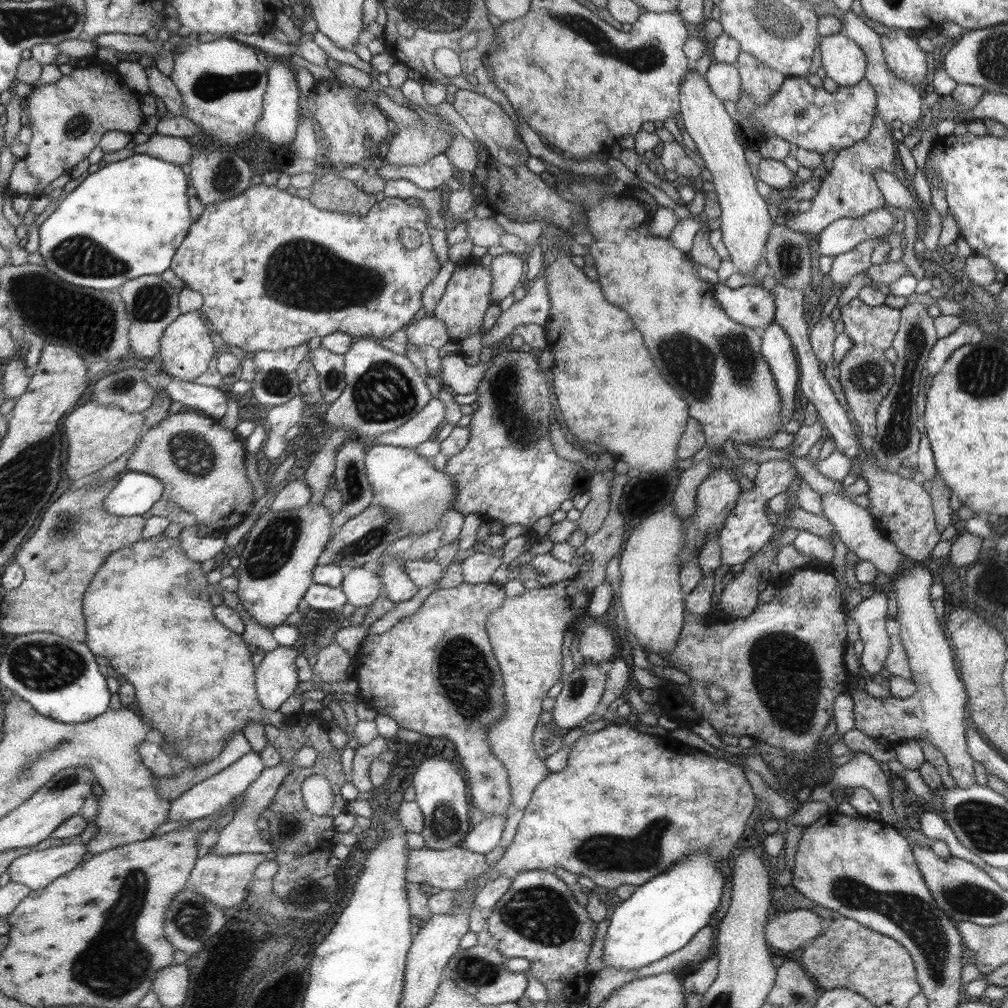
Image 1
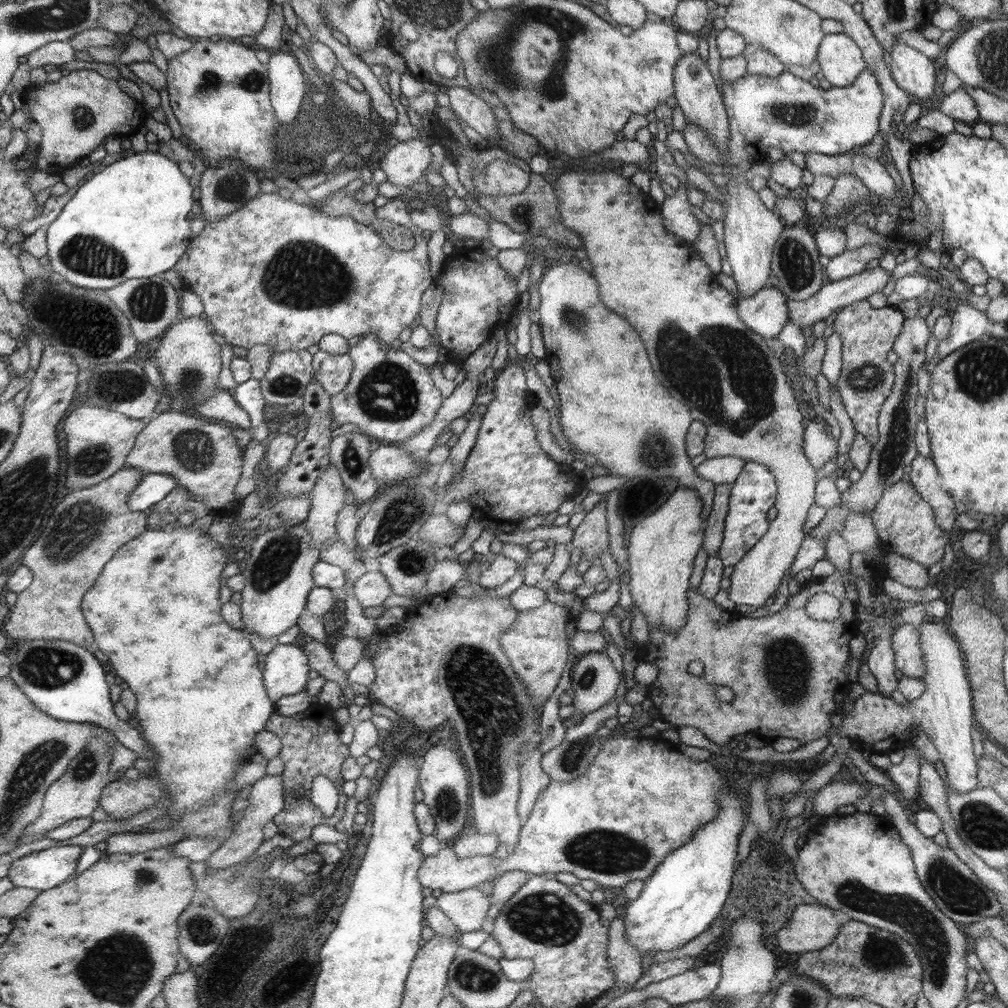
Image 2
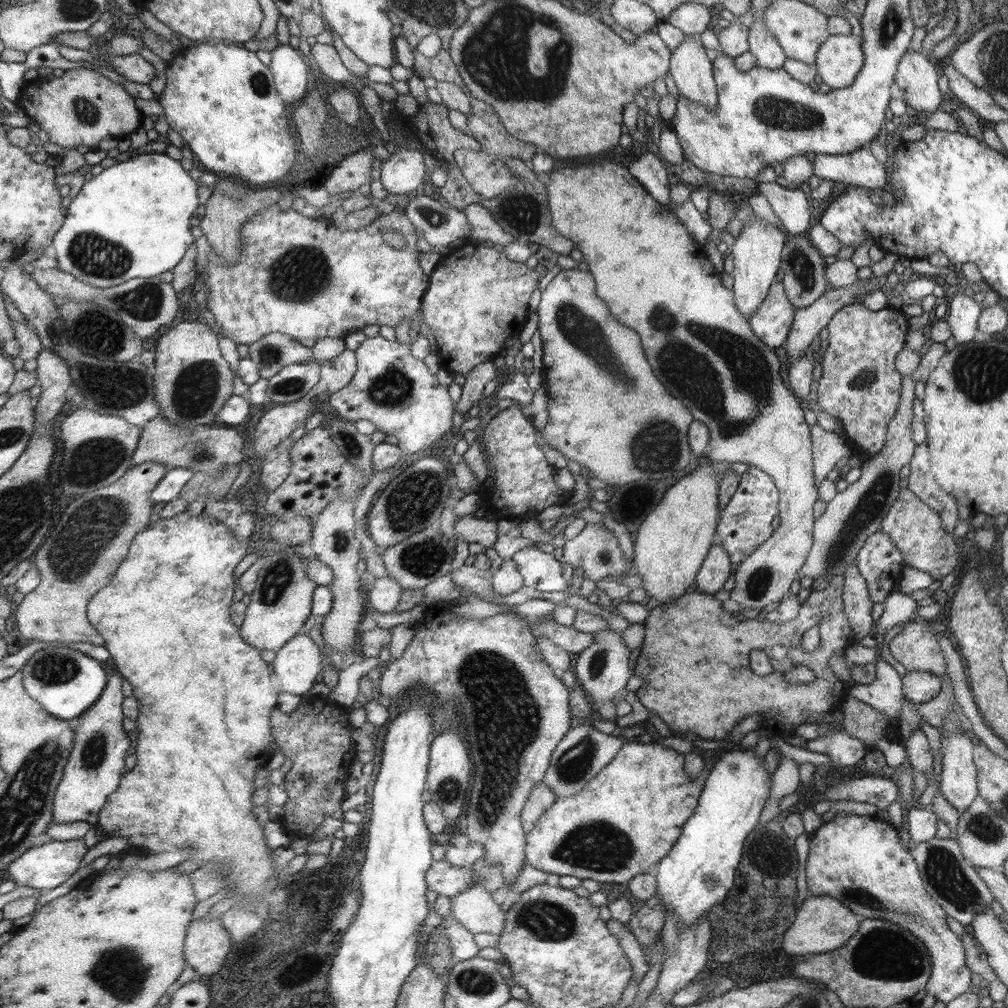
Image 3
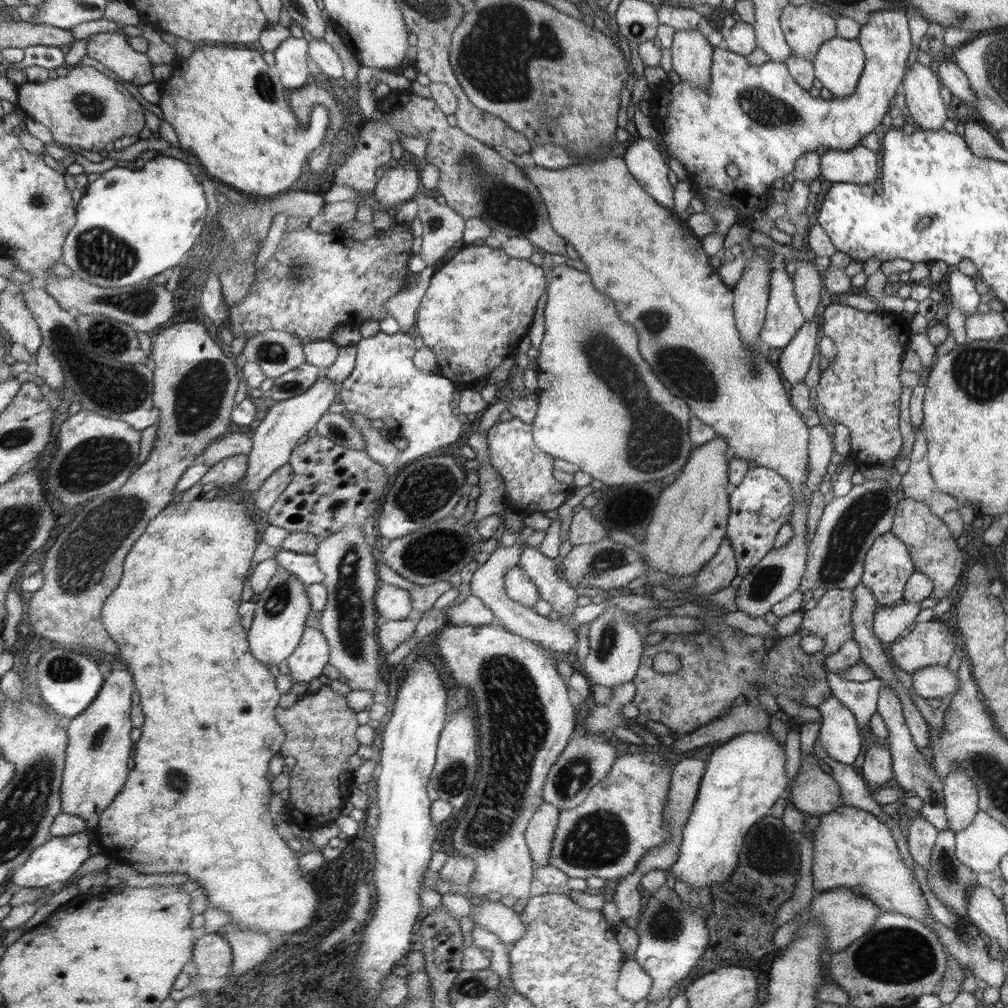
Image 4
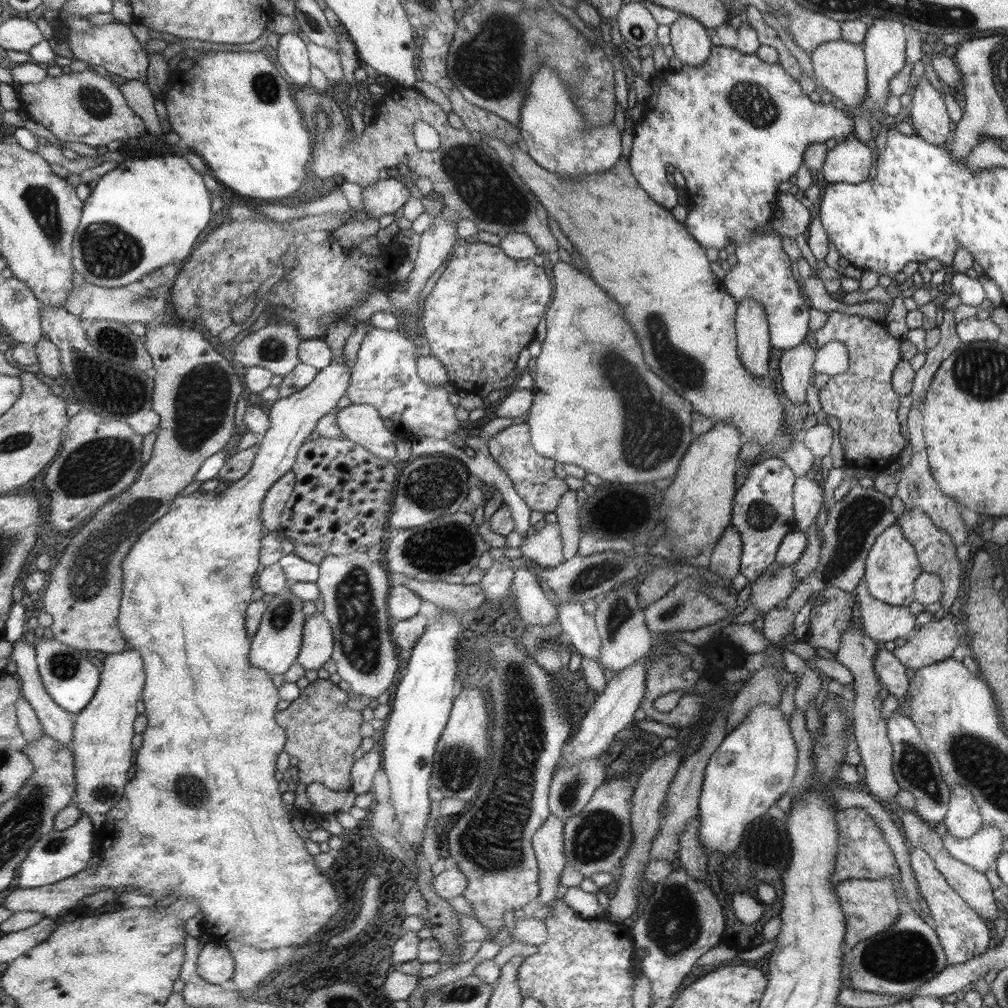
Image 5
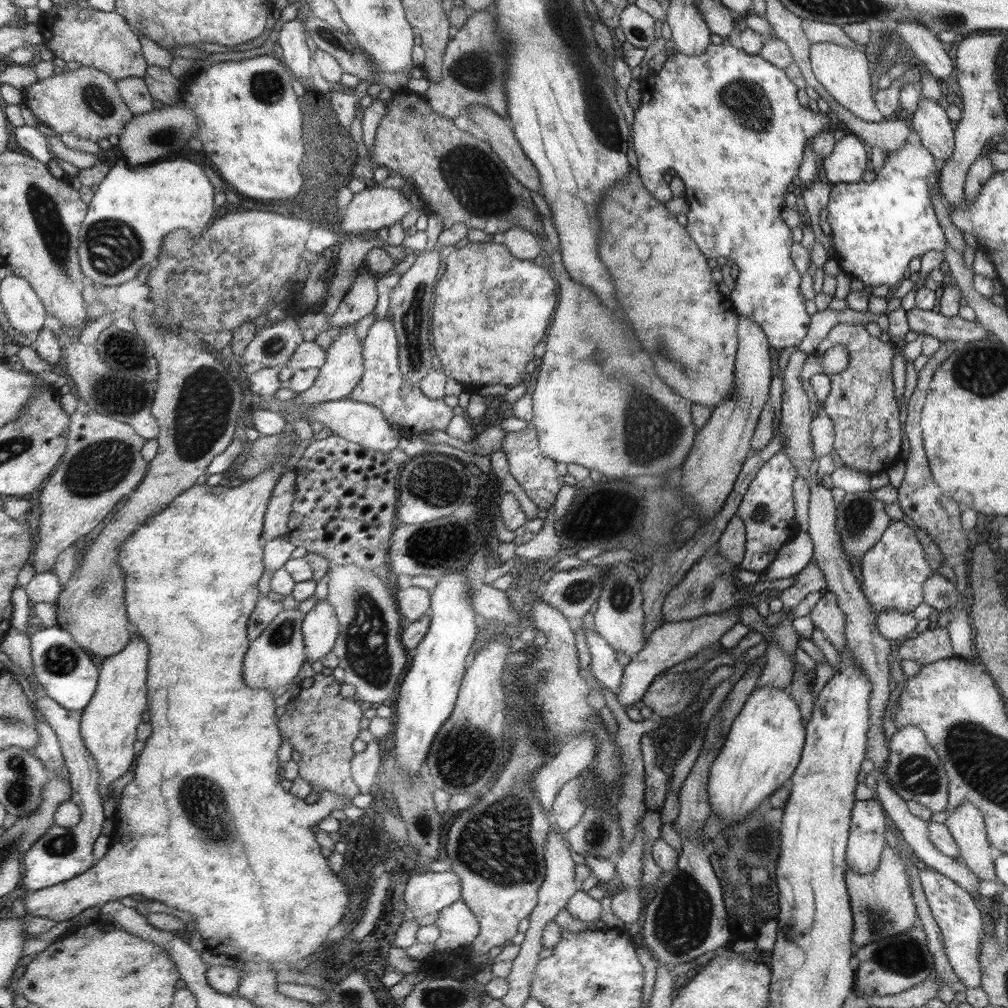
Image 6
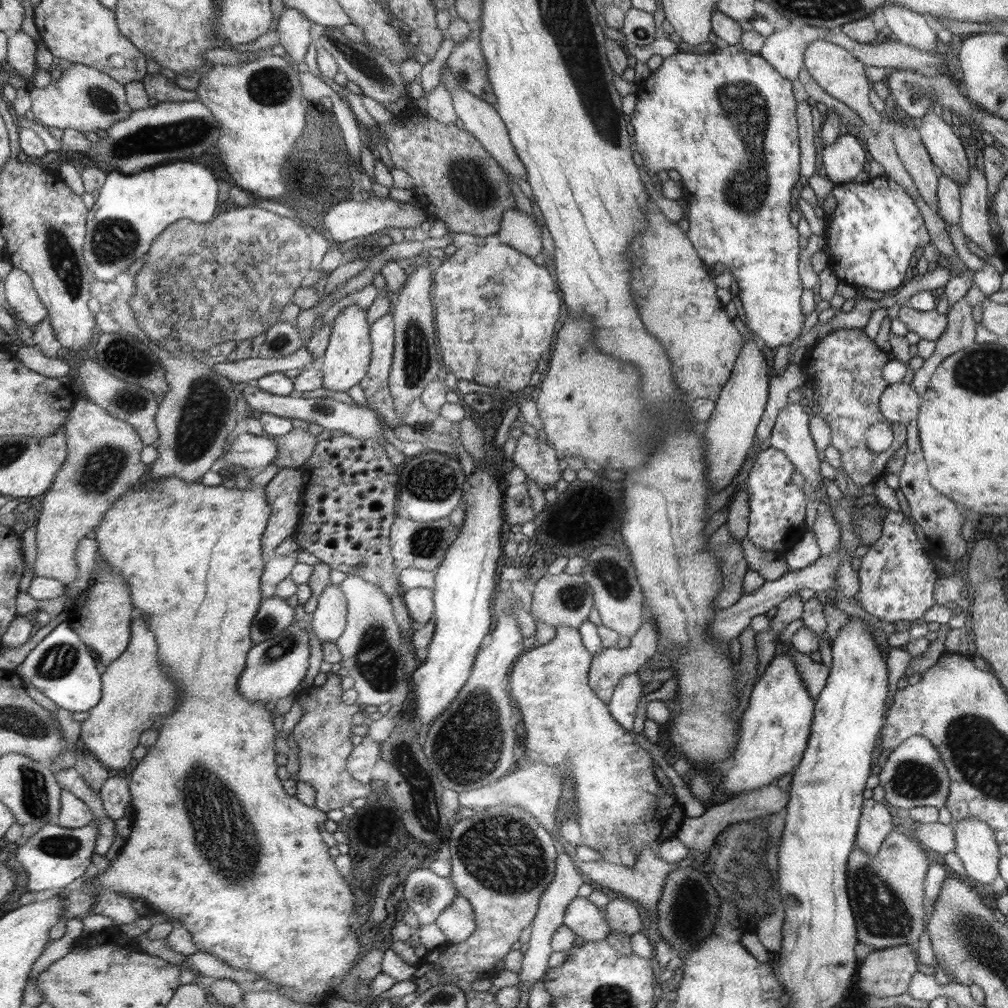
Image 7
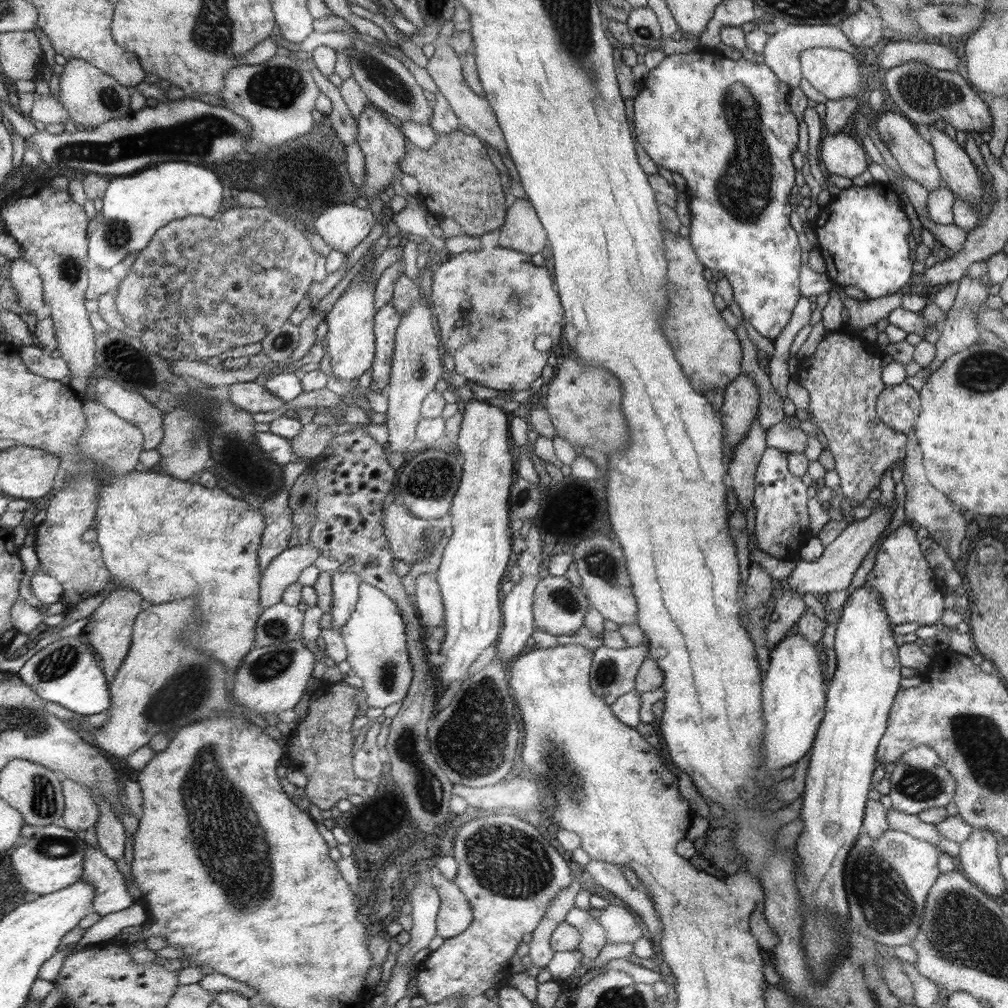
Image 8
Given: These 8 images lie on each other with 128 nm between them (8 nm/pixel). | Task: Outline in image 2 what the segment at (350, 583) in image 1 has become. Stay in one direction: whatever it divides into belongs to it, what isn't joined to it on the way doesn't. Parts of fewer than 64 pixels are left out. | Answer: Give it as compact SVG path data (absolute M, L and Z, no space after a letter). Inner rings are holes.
M367 572L354 583L354 594L366 608L381 606L392 593L390 582L380 572Z

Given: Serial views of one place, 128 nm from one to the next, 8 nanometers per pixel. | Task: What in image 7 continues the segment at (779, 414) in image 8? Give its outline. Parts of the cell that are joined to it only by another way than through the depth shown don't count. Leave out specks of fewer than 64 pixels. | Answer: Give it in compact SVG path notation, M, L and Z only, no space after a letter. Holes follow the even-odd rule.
M790 363L781 375L773 374L770 382L770 394L768 395L766 414L760 421L756 432L756 439L762 443L771 438L772 430L776 426L780 411L786 407L788 392L807 383L807 375L800 365Z

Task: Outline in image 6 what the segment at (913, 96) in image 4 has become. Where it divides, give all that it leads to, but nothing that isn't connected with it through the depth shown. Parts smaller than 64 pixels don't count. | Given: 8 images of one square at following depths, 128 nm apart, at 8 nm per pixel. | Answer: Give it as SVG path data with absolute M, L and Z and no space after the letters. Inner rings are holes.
M922 96L919 108L913 115L913 123L910 127L919 134L923 147L944 162L953 158L954 128L944 108Z

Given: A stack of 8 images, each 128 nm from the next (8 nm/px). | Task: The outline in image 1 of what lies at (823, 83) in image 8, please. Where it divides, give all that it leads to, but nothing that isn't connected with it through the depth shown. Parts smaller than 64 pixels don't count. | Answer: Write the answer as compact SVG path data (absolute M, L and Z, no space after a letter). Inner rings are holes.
M842 32L821 38L821 63L838 87L852 87L866 78L867 57L851 37Z

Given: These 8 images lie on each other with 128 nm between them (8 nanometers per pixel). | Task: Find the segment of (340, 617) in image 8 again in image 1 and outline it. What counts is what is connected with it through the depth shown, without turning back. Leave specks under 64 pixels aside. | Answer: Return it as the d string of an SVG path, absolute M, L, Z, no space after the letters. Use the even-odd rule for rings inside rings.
M281 646L267 652L257 670L257 697L266 712L276 712L291 697L300 680L296 673L296 658L300 652Z

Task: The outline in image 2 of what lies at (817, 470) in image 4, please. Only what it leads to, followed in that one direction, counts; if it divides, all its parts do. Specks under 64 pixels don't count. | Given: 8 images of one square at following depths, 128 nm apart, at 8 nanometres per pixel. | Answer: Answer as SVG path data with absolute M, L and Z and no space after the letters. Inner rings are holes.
M814 420L808 425L804 440L808 434L808 442L804 442L806 456L816 470L822 469L828 461L838 457L838 439L834 438L829 428L821 420Z

